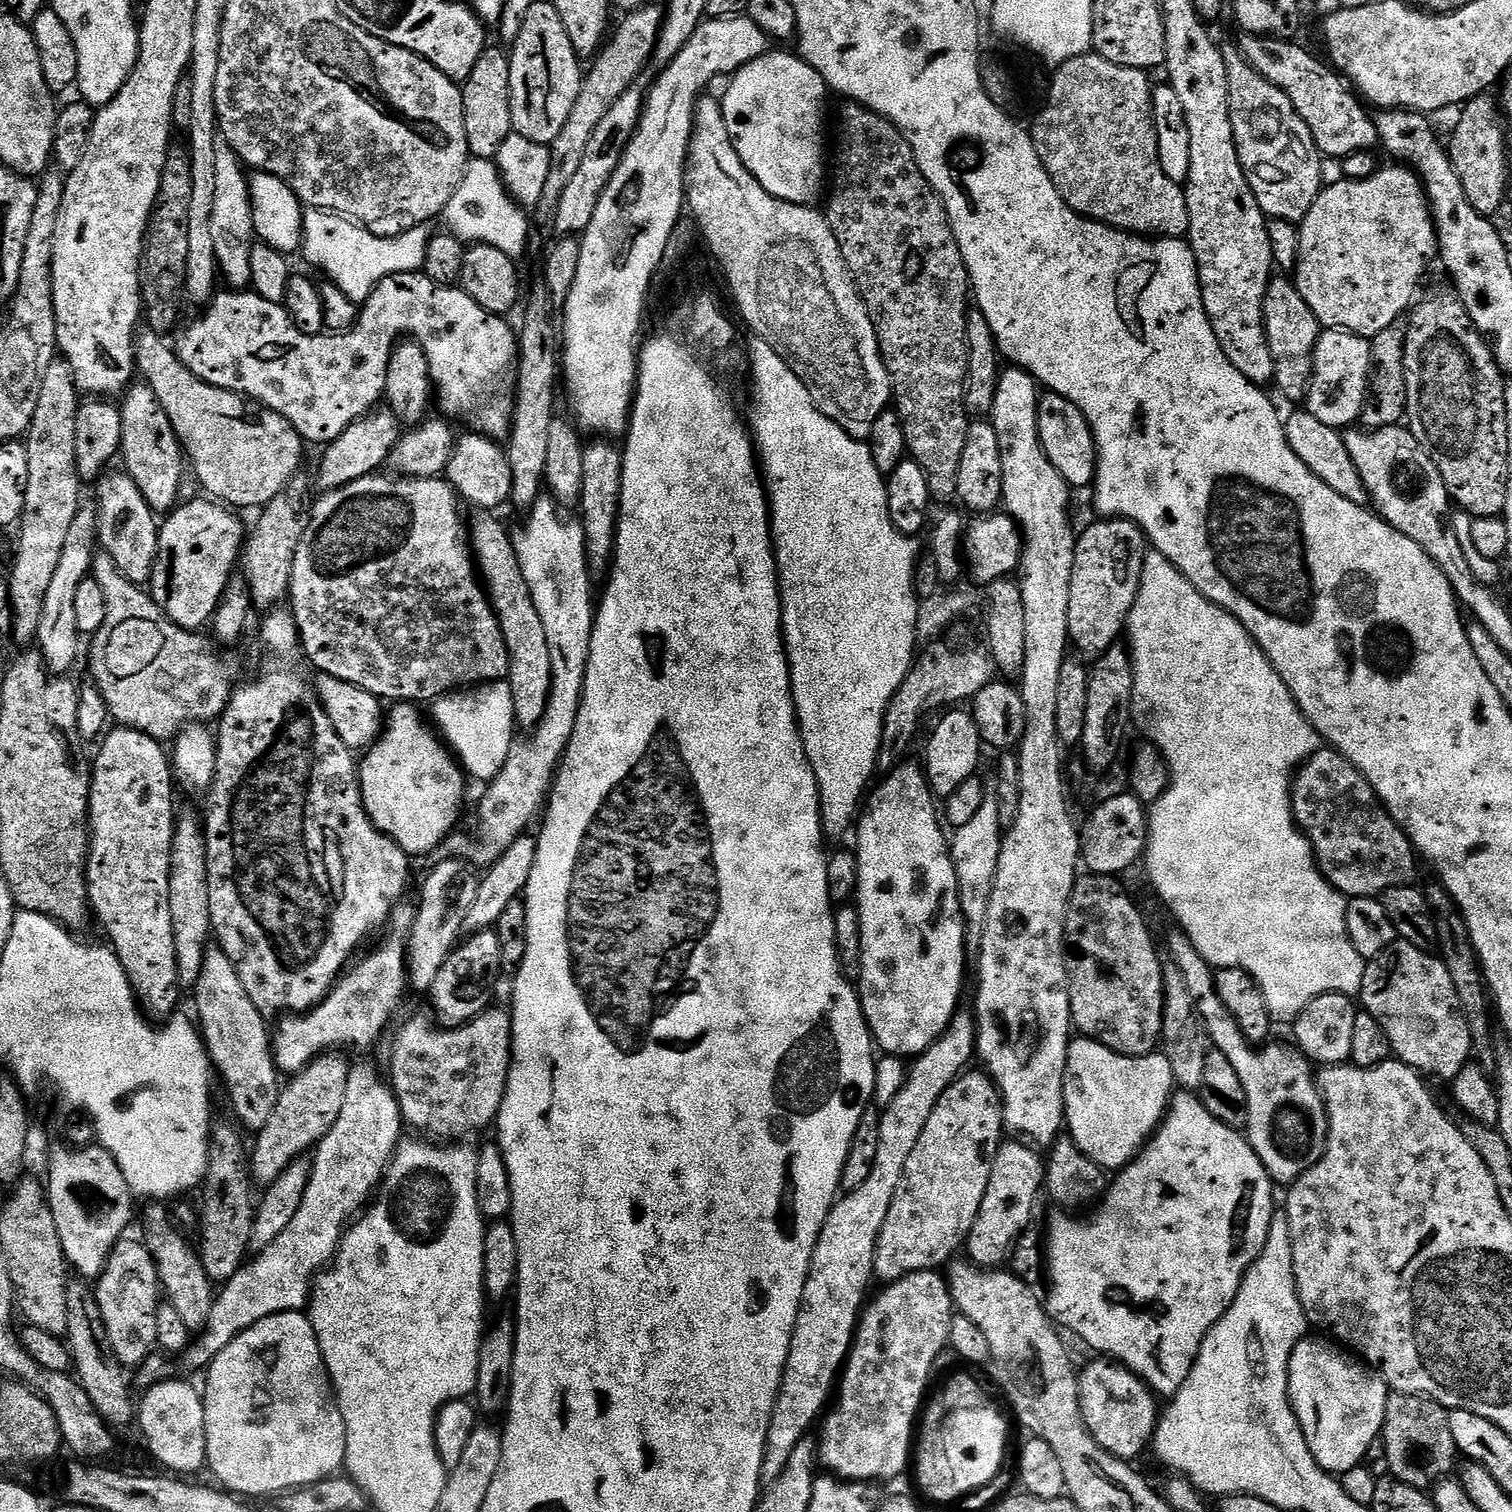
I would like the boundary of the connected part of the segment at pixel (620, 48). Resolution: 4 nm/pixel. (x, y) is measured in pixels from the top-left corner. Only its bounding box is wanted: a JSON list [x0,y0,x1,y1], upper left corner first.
[538,3,664,213]

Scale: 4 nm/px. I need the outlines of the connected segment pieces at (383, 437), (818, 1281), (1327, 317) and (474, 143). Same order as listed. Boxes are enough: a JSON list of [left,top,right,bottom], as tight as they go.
[[320,410,401,489],[760,1011,976,1481],[1294,166,1438,338],[462,47,513,160]]

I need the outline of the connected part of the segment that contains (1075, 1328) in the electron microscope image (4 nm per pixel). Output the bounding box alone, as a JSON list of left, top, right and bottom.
[1046,1090,1274,1398]

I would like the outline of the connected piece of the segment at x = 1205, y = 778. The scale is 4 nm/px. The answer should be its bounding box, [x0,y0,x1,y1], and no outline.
[1126,551,1366,1021]

